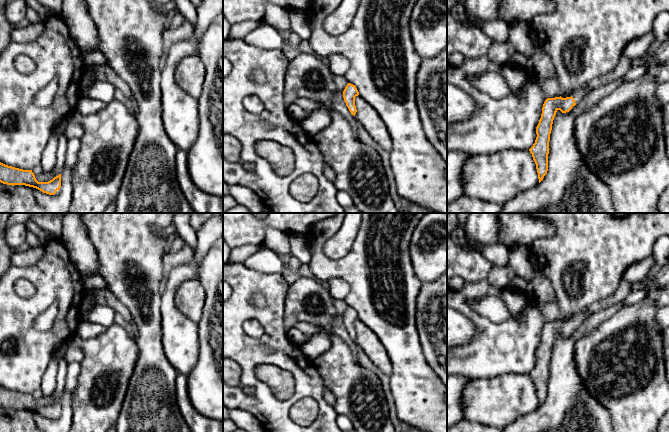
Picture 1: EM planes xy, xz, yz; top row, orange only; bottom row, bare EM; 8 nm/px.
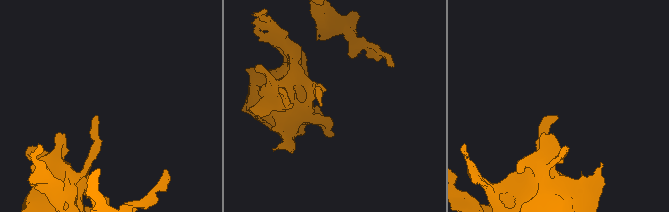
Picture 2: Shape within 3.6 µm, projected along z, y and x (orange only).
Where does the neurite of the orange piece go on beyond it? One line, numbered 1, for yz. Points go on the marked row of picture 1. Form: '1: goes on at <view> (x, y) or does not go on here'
1: goes on at yz (624, 65)

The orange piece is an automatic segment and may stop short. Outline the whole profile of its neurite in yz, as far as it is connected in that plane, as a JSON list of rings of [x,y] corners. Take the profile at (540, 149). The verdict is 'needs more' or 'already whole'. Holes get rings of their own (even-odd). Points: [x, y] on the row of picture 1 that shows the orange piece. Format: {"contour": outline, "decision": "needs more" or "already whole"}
{"contour": [[[622,56],[616,68],[598,78],[591,80],[582,88],[573,92],[571,97],[547,98],[542,107],[542,114],[536,127],[536,140],[529,149],[536,164],[539,183],[543,180],[548,171],[549,141],[552,130],[552,124],[556,112],[569,112],[589,90],[605,86],[606,84],[622,78],[631,69],[631,59]]], "decision": "needs more"}

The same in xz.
{"contour": [[[348,83],[343,91],[343,98],[352,115],[355,116],[357,109],[355,106],[355,97],[359,95],[359,92],[355,85]]], "decision": "already whole"}

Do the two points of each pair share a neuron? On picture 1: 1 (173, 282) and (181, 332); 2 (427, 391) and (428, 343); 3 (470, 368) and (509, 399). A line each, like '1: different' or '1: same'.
1: same
2: different
3: different

